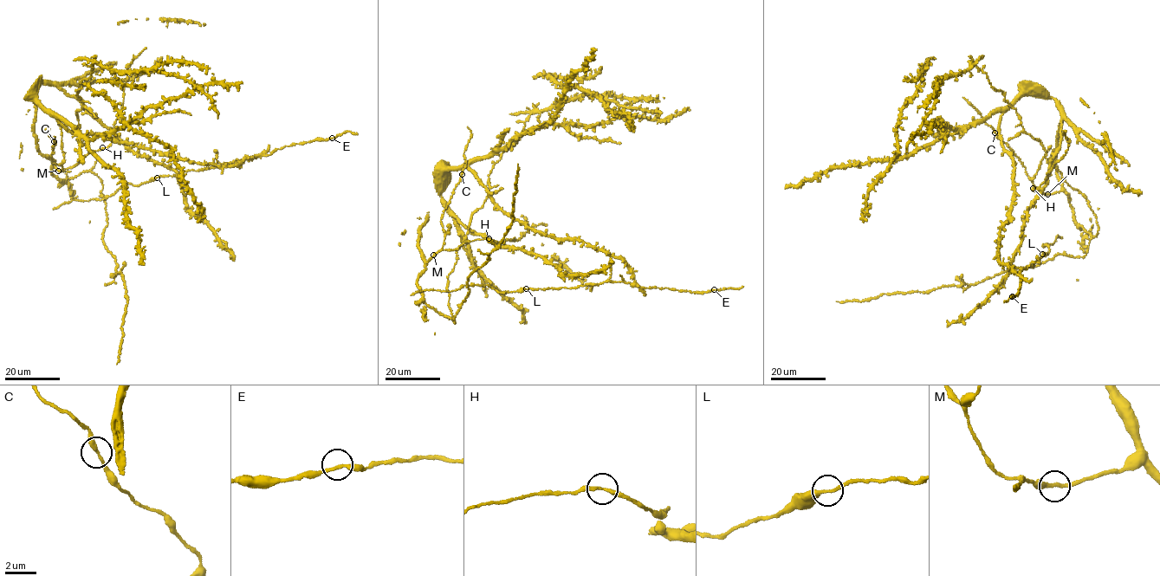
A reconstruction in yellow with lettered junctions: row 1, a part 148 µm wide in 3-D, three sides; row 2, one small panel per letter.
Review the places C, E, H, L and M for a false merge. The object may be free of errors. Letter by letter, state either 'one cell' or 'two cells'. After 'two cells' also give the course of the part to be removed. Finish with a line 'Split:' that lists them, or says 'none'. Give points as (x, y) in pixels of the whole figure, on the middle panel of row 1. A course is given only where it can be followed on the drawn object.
C: one cell
E: one cell
H: one cell
L: one cell
M: one cell
Split: none

